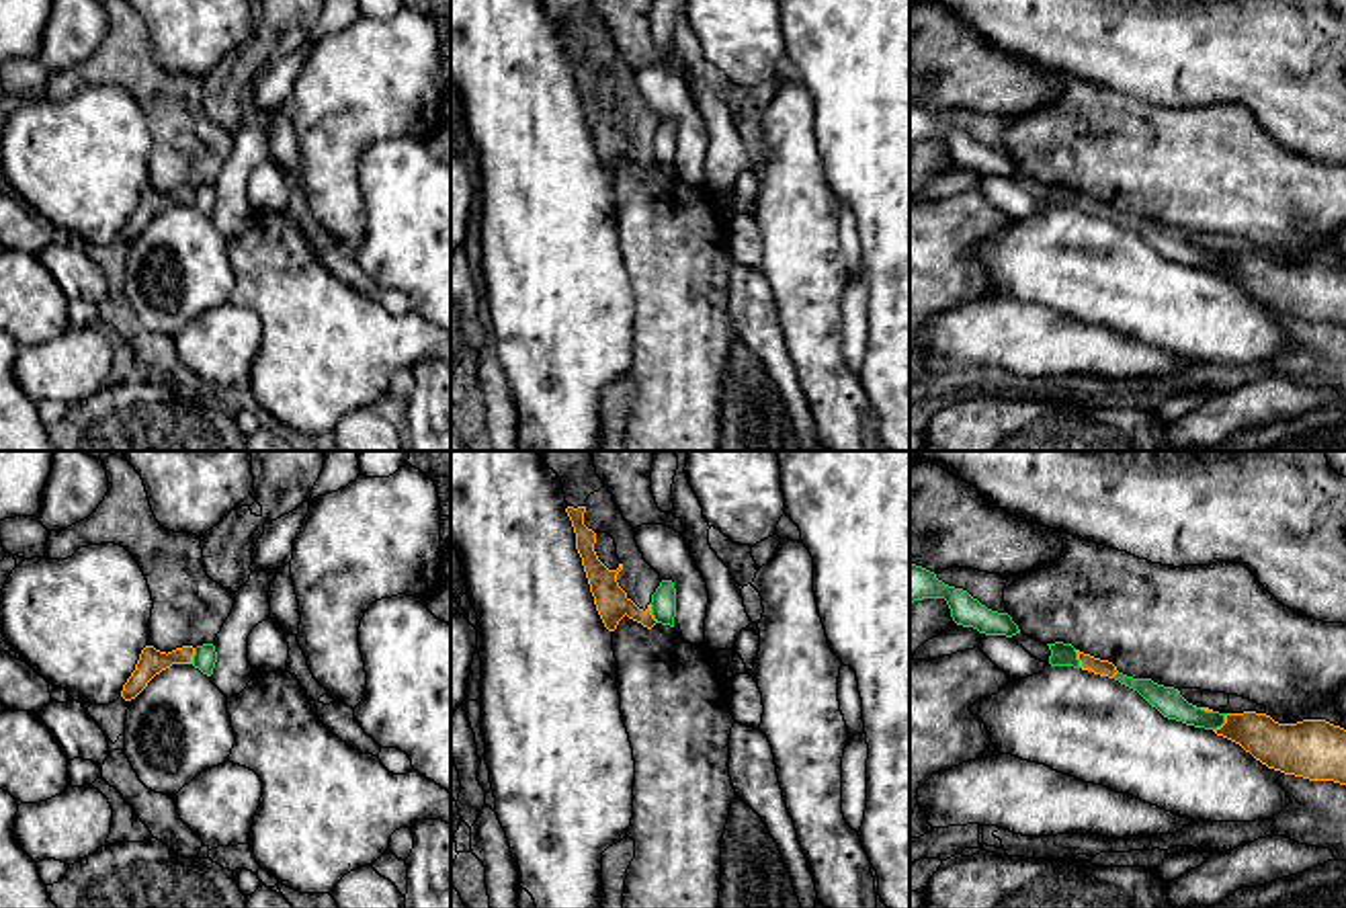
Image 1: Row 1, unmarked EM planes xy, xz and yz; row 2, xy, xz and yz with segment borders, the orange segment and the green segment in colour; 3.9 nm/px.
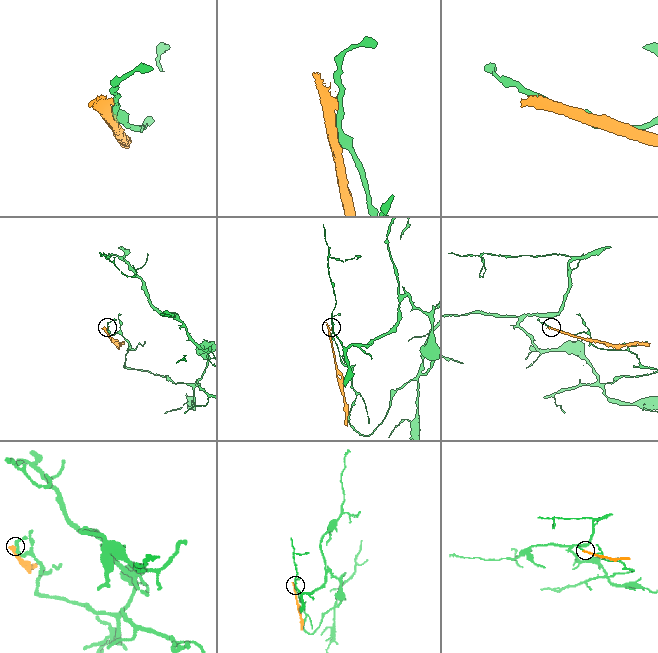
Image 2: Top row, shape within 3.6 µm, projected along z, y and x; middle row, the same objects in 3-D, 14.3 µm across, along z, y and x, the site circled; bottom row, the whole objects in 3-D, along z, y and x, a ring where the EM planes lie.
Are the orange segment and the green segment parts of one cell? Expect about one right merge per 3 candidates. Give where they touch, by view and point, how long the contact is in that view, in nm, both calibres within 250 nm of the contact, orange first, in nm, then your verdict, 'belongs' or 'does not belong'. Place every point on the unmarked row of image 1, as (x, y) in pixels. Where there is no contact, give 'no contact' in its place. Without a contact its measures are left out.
yz (1224, 265) | 90 nm | 190/110 nm | does not belong

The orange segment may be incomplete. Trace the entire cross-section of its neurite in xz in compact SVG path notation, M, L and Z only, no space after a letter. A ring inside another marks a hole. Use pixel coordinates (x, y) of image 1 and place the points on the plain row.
M543 0L553 10L563 27L567 57L576 74L576 90L582 98L582 107L594 137L596 152L608 172L615 172L619 162L629 160L651 170L658 162L651 156L651 135L660 127L660 115L643 100L643 94L635 82L635 70L623 59L613 35L604 23L596 16L594 0ZM598 74L608 74L617 86L617 98L621 100L617 111L608 111L596 96L594 84Z

